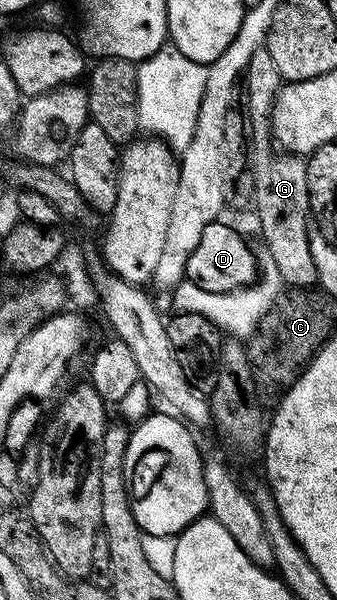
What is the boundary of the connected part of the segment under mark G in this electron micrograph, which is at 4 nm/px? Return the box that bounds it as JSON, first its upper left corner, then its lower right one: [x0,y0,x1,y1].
[243,47,318,288]

